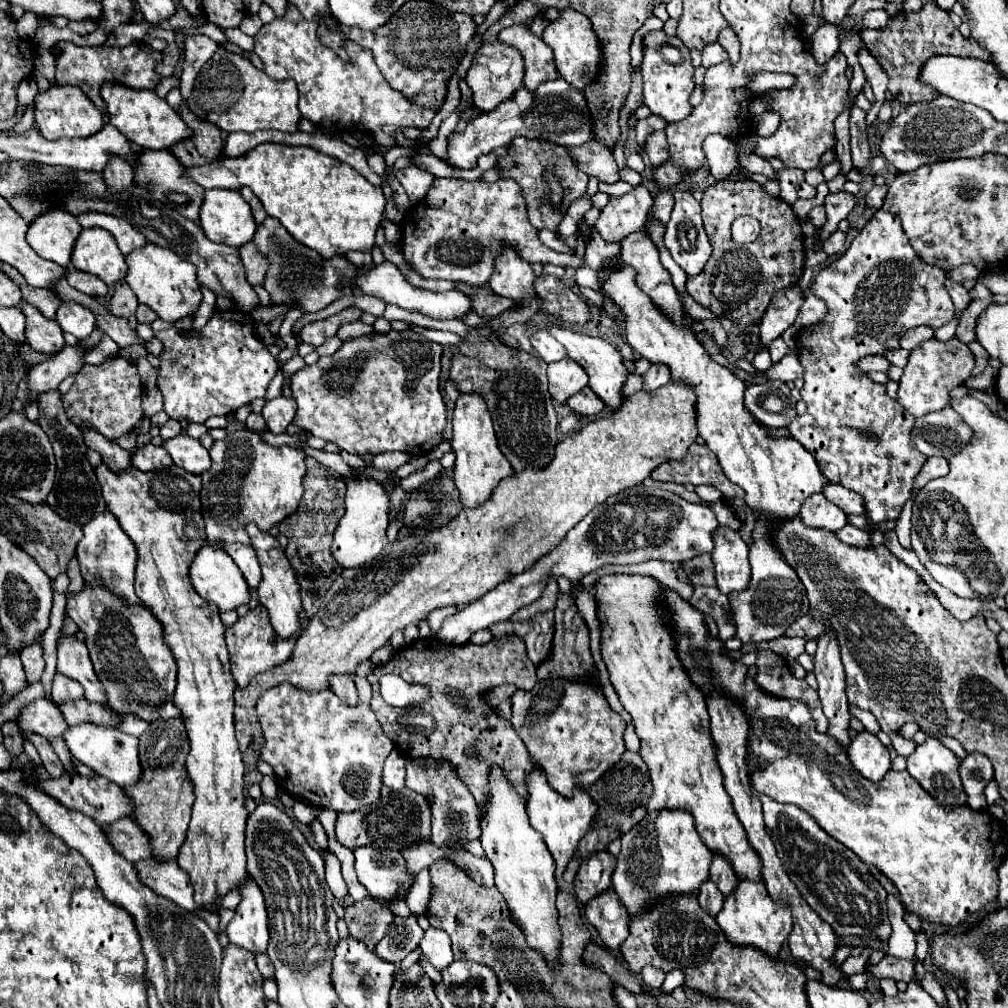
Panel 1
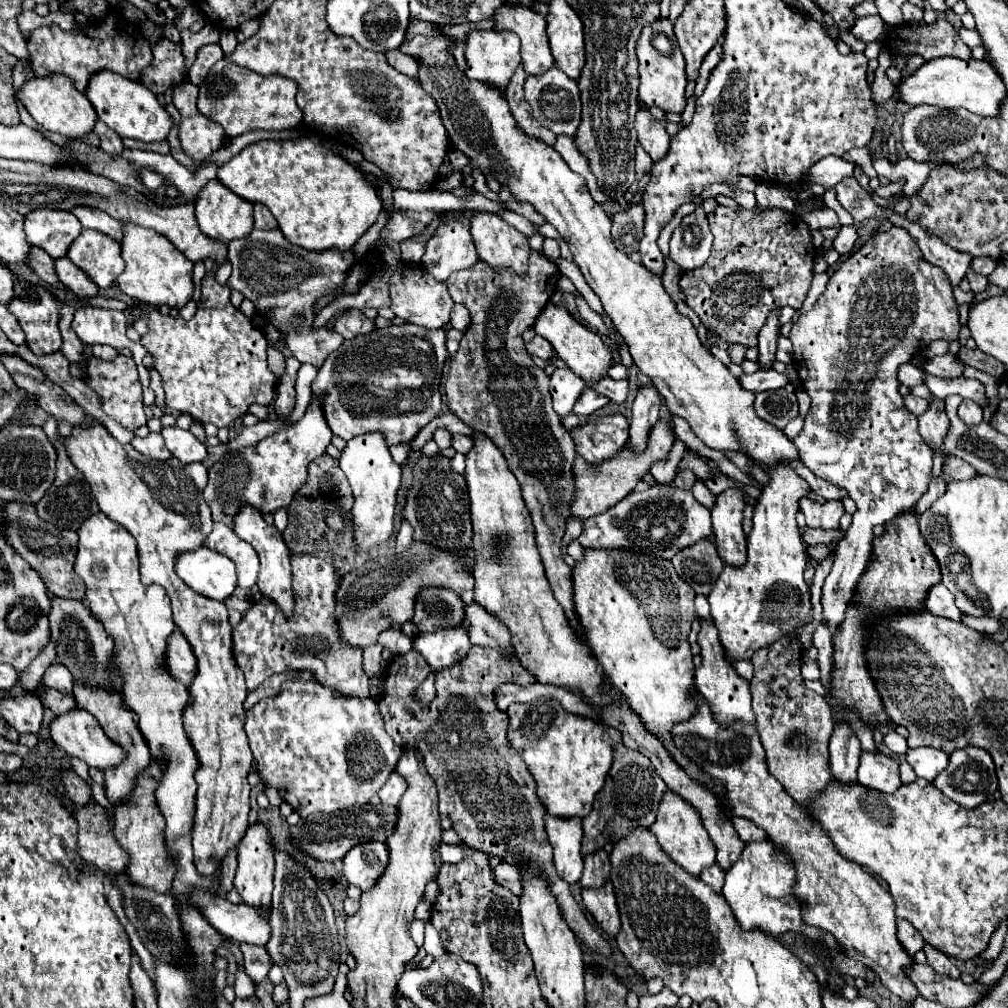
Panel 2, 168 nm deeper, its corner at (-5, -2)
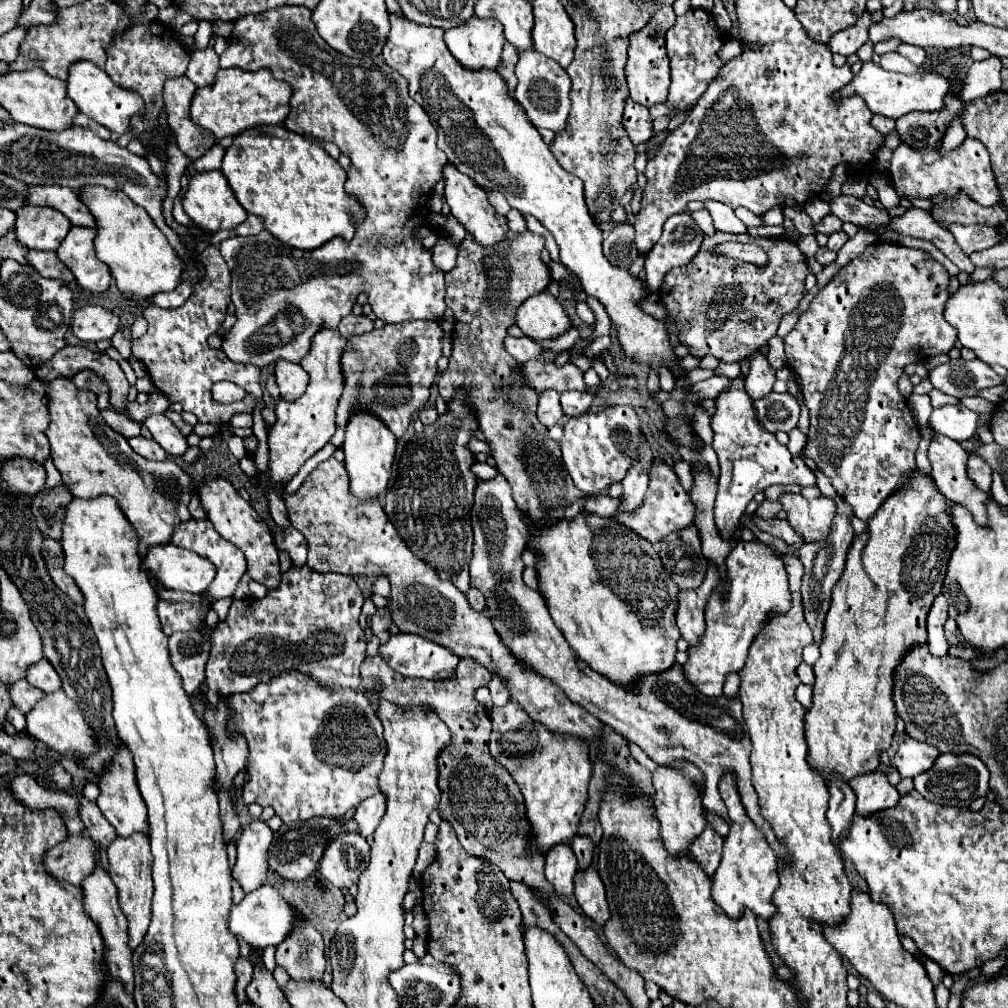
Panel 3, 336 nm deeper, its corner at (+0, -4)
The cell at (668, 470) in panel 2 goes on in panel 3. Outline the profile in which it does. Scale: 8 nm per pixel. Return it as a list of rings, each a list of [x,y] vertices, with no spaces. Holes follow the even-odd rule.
[[[589,497],[585,507],[583,507],[583,513],[595,513],[595,515],[601,515],[601,517],[611,517],[619,511],[619,505],[623,503],[623,499],[613,499],[613,497]]]

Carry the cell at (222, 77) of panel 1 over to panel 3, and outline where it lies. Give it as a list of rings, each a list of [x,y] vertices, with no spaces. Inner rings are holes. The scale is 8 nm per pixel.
[[[219,69],[215,83],[197,89],[191,101],[191,119],[203,129],[213,131],[217,139],[243,133],[257,125],[283,125],[289,117],[289,99],[293,89],[271,75],[269,69],[259,69],[255,73],[243,69]]]

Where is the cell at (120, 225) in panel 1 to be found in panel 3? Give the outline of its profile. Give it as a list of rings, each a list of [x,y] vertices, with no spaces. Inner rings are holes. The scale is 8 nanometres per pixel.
[[[43,185],[29,189],[29,203],[33,205],[45,205],[59,209],[73,225],[81,227],[97,227],[95,217],[87,209],[87,205],[79,199],[79,195],[73,189],[65,189],[59,185]]]

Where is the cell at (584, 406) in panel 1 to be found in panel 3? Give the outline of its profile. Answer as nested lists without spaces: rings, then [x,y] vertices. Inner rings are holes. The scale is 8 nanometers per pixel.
[[[565,391],[561,393],[561,407],[567,417],[577,417],[589,411],[593,403],[593,395],[585,391]]]

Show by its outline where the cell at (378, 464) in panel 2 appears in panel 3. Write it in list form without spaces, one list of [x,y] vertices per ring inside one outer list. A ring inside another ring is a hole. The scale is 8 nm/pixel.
[[[357,413],[349,419],[347,431],[345,431],[345,469],[349,475],[349,487],[351,493],[359,501],[375,501],[379,499],[381,491],[387,489],[387,483],[391,479],[391,467],[395,459],[395,447],[397,441],[389,429],[377,417],[369,417],[367,413]]]

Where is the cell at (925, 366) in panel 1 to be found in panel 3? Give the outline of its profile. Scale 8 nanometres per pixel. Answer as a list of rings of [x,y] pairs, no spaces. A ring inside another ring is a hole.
[[[937,431],[931,433],[931,443],[929,443],[929,461],[931,461],[931,475],[933,475],[933,481],[937,485],[937,489],[953,503],[961,503],[965,505],[977,523],[985,523],[985,501],[987,501],[987,493],[981,493],[981,489],[975,489],[973,481],[967,477],[967,465],[965,461],[969,459],[969,455],[965,453],[965,449],[955,441],[955,439],[949,439],[947,435],[941,435]]]

